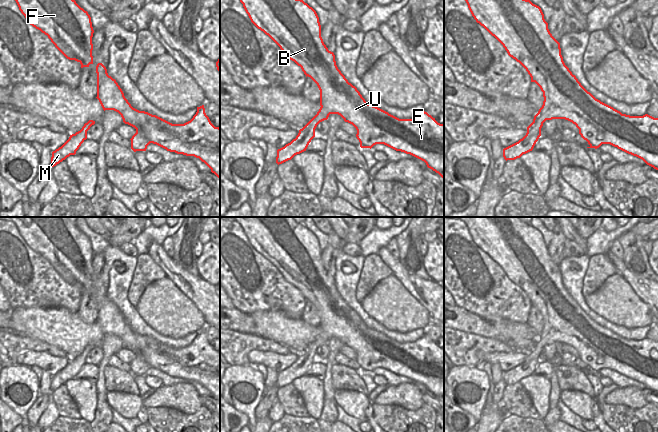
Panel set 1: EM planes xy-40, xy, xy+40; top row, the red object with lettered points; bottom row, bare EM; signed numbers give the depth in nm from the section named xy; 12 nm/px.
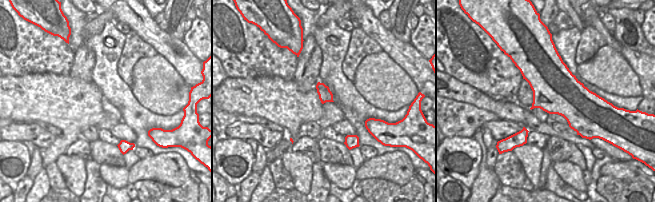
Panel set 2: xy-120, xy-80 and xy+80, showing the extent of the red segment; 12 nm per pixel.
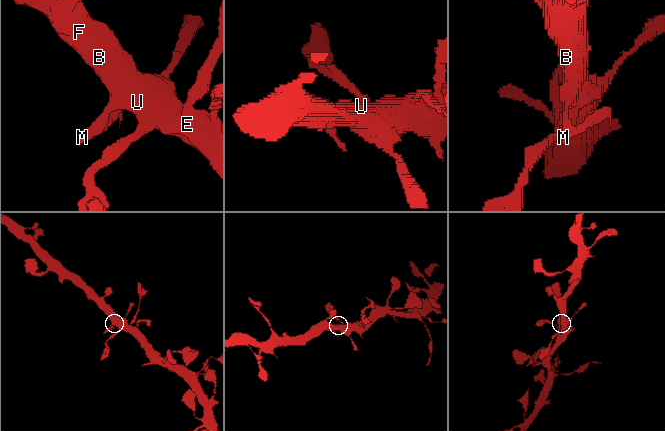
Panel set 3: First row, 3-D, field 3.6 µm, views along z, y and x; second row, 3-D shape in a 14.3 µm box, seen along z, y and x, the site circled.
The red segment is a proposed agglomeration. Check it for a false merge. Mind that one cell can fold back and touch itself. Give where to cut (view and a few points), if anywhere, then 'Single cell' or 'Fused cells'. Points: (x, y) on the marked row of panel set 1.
No split. Single cell

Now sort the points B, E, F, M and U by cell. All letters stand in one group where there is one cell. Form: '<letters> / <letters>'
B E F M U

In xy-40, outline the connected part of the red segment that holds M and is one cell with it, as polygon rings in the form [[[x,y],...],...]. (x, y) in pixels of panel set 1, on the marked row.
[[[89,120],[80,131],[70,135],[69,139],[61,147],[53,151],[51,166],[54,167],[70,155],[75,155],[81,144],[87,139],[87,131],[94,124],[95,121]]]

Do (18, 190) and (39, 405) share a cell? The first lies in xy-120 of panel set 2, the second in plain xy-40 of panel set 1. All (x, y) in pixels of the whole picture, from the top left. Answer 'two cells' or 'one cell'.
one cell

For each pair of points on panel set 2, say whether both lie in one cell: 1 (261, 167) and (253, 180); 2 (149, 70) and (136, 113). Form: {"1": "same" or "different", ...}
{"1": "different", "2": "different"}

